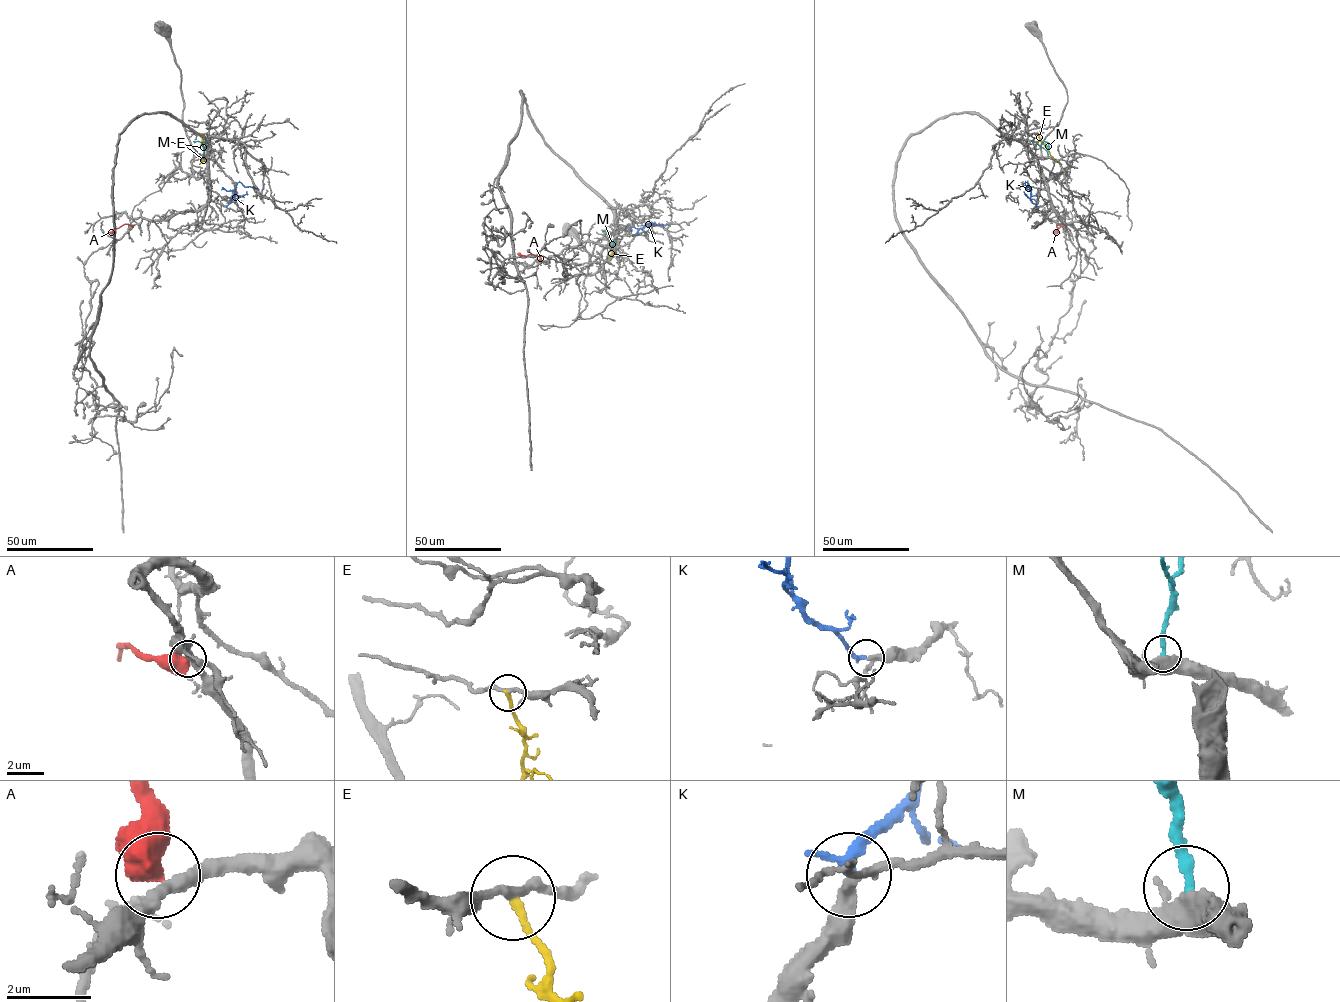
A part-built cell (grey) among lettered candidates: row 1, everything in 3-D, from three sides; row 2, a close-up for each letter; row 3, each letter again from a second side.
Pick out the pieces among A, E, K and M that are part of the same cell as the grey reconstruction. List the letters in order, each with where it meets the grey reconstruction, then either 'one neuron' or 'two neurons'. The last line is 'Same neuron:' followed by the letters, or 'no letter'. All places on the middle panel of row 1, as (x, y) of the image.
A: (541, 261) | two neurons
E: (608, 235) | two neurons
K: (634, 235) | one neuron
M: (611, 246) | one neuron
Same neuron: K, M

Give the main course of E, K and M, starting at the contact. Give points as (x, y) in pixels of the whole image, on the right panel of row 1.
E: (1037, 133), (1050, 154), (1062, 164)
K: (1037, 206), (1030, 200), (1030, 189), (1025, 182), (1025, 189)
M: (1048, 156), (1046, 151), (1032, 143)

